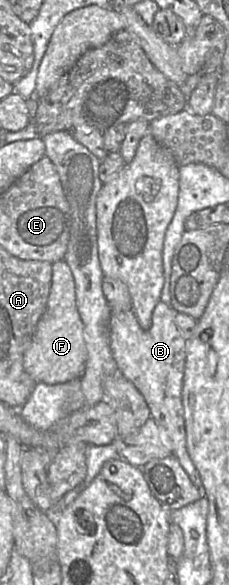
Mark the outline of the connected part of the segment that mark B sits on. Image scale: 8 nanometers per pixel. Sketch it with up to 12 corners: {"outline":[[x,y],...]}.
{"outline":[[160,300],[150,328],[111,311],[109,345],[191,482],[182,387],[187,341]]}

